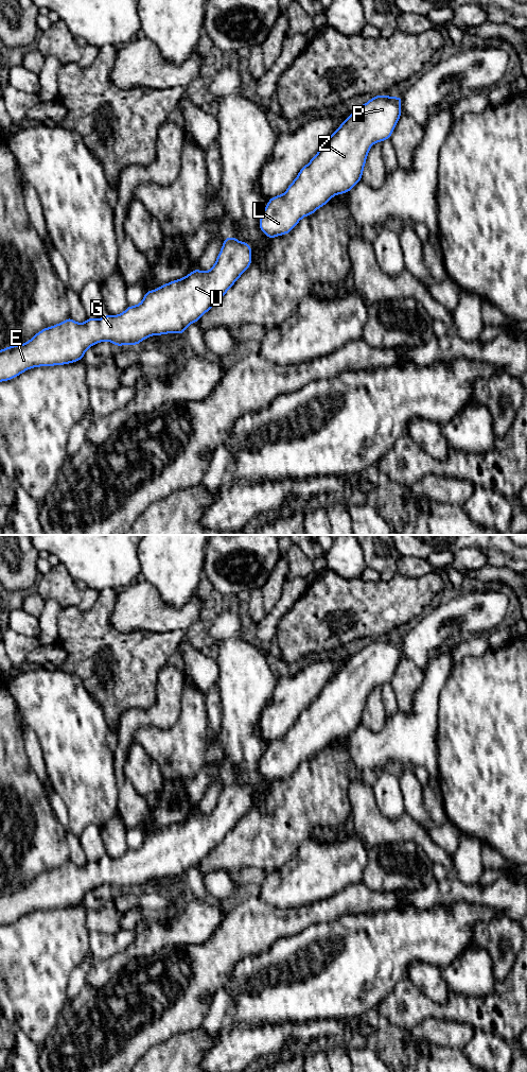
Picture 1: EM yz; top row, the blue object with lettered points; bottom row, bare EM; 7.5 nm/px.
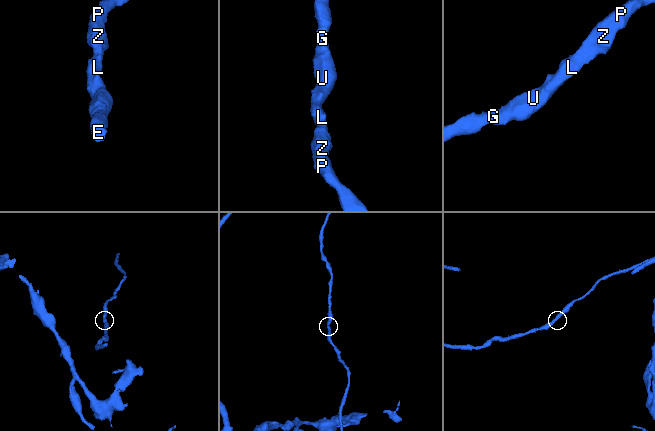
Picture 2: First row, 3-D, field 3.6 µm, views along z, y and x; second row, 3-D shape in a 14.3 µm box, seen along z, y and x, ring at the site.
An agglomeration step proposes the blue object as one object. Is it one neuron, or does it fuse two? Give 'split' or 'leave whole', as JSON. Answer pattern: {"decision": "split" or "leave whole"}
{"decision": "leave whole"}

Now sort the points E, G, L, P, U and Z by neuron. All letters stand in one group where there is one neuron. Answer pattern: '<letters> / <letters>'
E G L P U Z

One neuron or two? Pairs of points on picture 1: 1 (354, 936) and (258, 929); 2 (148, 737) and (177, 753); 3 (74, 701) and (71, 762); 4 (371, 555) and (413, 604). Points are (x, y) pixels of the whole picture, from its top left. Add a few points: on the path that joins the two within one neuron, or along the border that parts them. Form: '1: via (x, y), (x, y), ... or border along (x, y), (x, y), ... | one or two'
1: border along (325, 922), (308, 926), (300, 932), (278, 940) | two
2: via (156, 741), (170, 748) | one
3: via (70, 715), (71, 747) | one
4: border along (397, 573), (387, 581), (380, 580) | two

